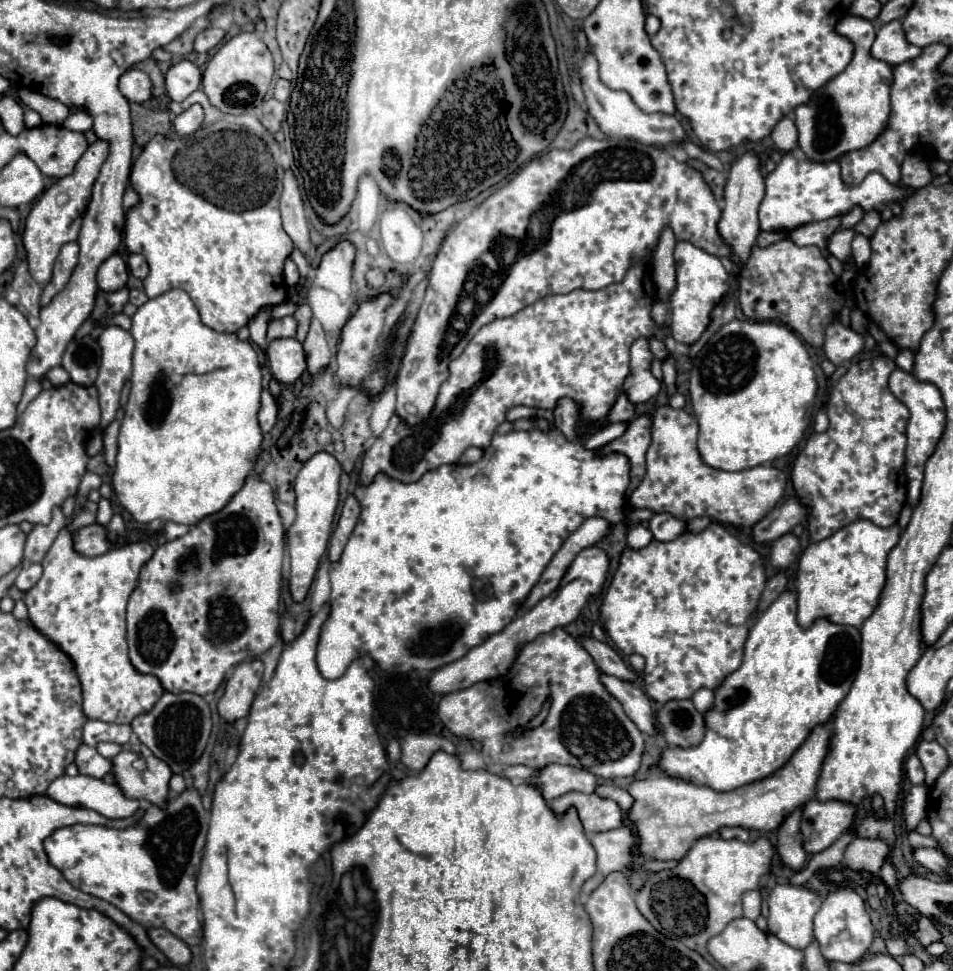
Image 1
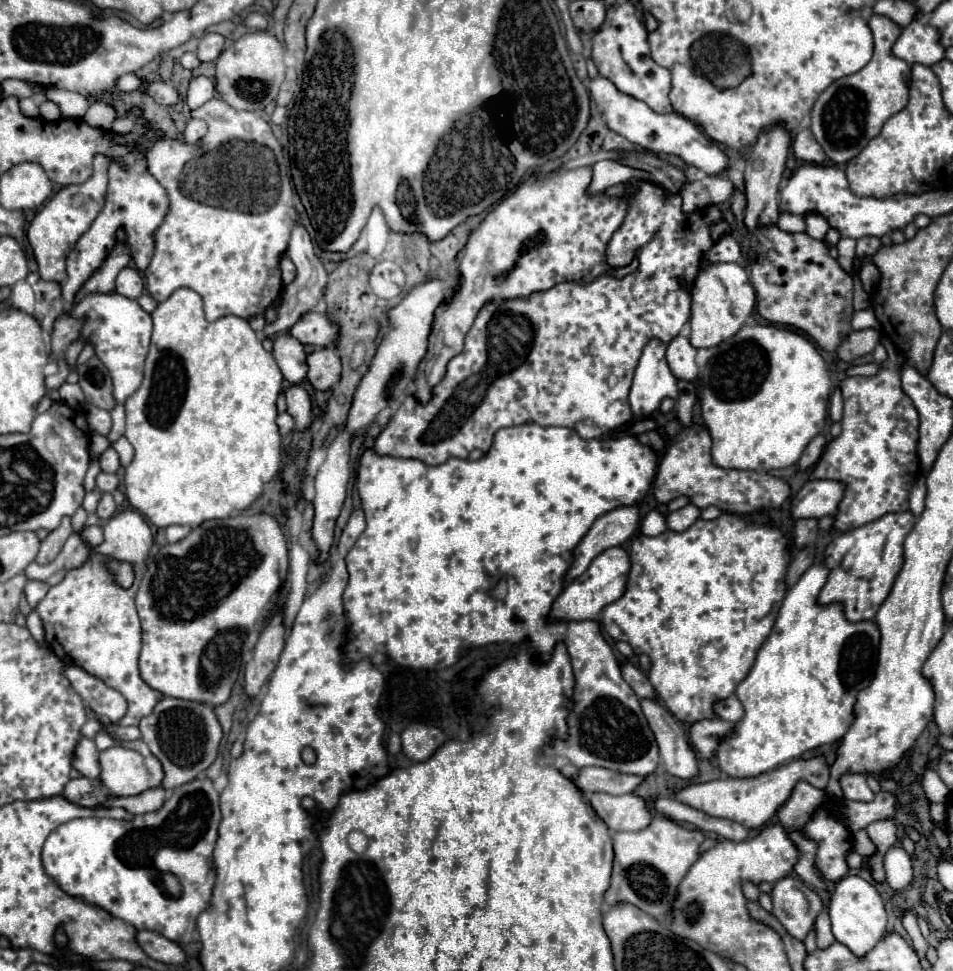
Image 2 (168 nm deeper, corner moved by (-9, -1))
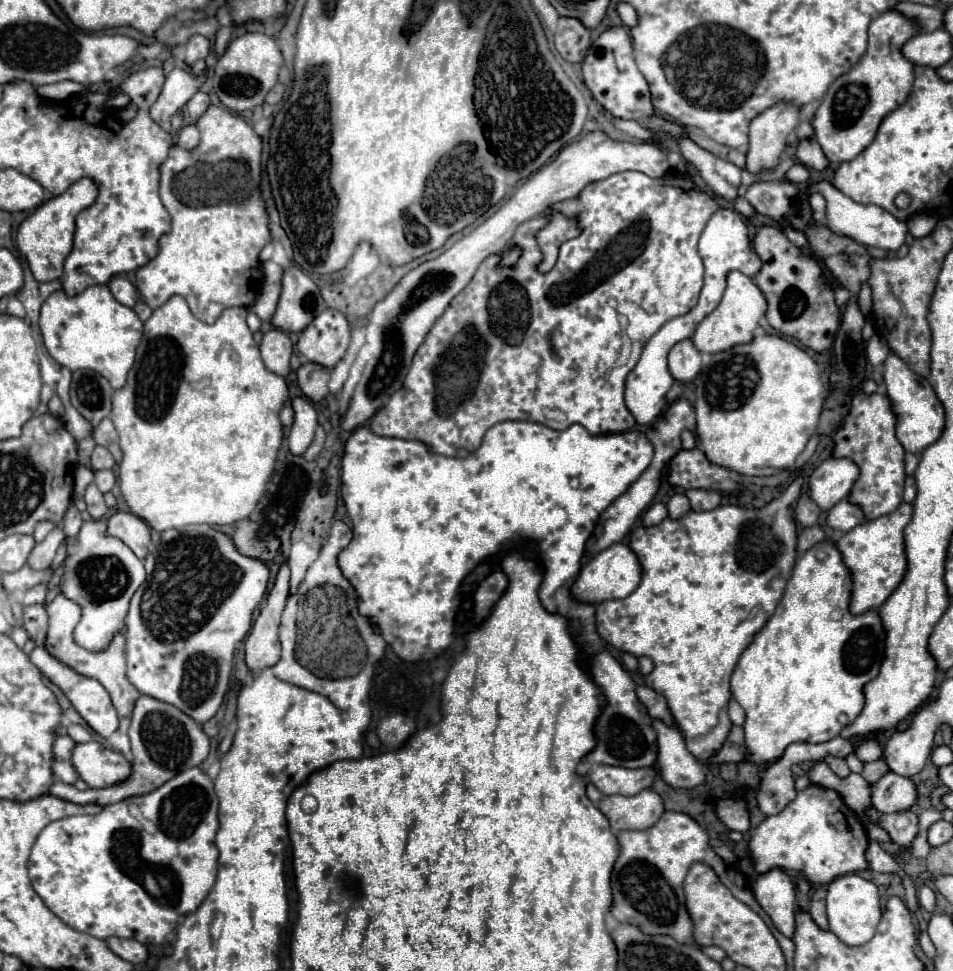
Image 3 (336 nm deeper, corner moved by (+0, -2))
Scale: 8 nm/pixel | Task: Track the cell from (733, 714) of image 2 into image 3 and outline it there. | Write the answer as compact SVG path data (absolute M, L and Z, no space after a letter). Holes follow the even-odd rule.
M730 699L728 703L728 717L734 725L742 725L744 723L744 709L738 705L736 699Z

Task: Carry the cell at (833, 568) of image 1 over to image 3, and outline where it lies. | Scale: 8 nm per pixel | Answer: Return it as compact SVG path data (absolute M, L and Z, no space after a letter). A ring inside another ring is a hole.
M902 503L894 513L866 521L864 525L854 527L840 541L836 541L836 547L842 553L842 561L852 577L852 599L850 599L852 615L876 611L902 581L902 575L906 571L904 527L908 525L910 517L912 517L912 505Z

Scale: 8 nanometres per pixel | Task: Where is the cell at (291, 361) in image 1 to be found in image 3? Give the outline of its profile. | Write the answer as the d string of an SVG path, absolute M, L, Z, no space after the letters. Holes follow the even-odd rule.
M270 329L264 333L262 343L260 343L260 353L262 353L262 361L264 365L280 375L286 377L290 373L290 355L292 355L294 347L290 337L280 331L280 329Z

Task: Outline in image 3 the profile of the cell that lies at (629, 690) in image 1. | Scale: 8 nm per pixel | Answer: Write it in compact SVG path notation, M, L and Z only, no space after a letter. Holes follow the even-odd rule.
M654 719L652 727L658 735L658 767L662 779L674 789L692 789L704 783L704 771L686 749L682 733L660 719Z

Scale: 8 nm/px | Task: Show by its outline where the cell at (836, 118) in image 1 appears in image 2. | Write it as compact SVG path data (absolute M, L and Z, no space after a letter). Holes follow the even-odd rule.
M879 14L871 18L869 26L875 38L875 52L869 64L859 72L833 82L817 98L817 104L811 110L811 132L825 150L825 154L837 164L845 164L855 158L867 146L867 142L881 132L885 120L903 110L909 100L911 66L891 54L891 48L899 38L901 28L887 16Z

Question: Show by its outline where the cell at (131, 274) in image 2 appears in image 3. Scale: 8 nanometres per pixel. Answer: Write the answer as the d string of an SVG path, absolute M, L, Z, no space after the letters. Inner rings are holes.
M114 275L108 283L112 295L126 307L134 307L136 299L138 299L138 293L136 293L136 287L124 277L124 275Z

